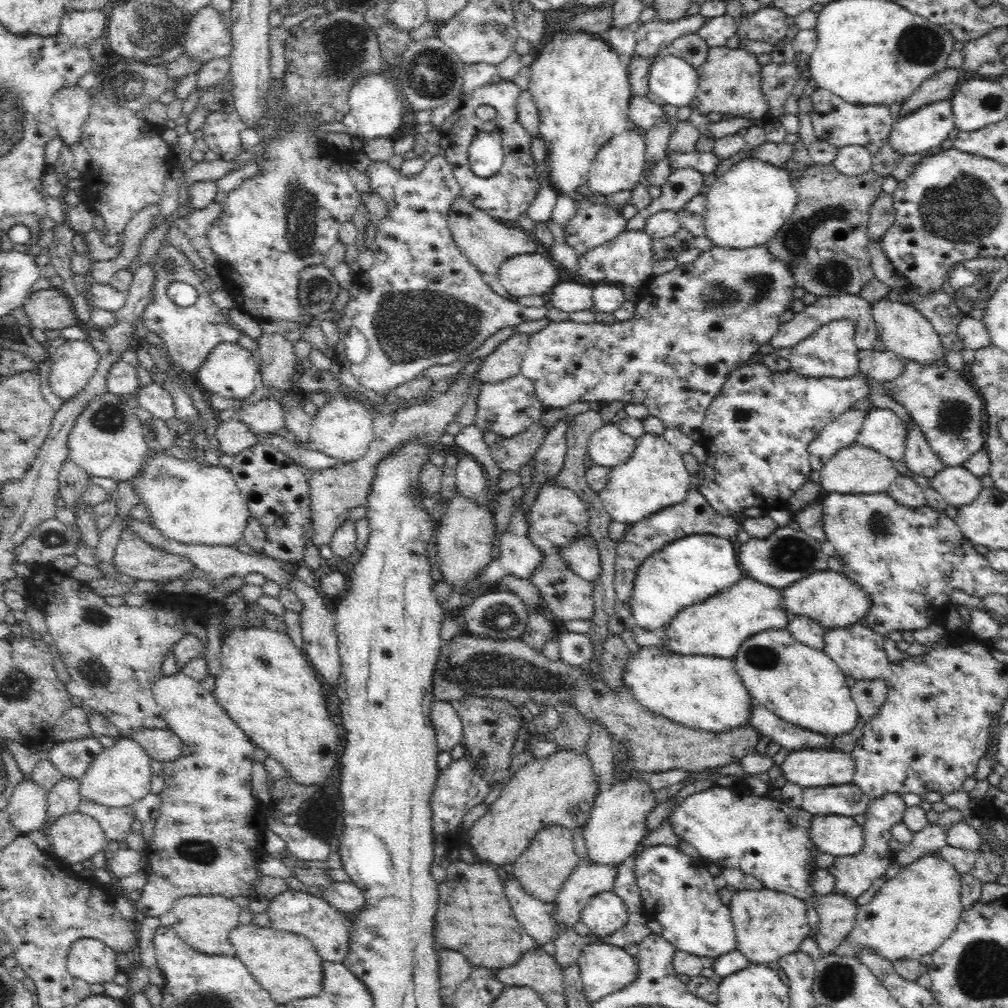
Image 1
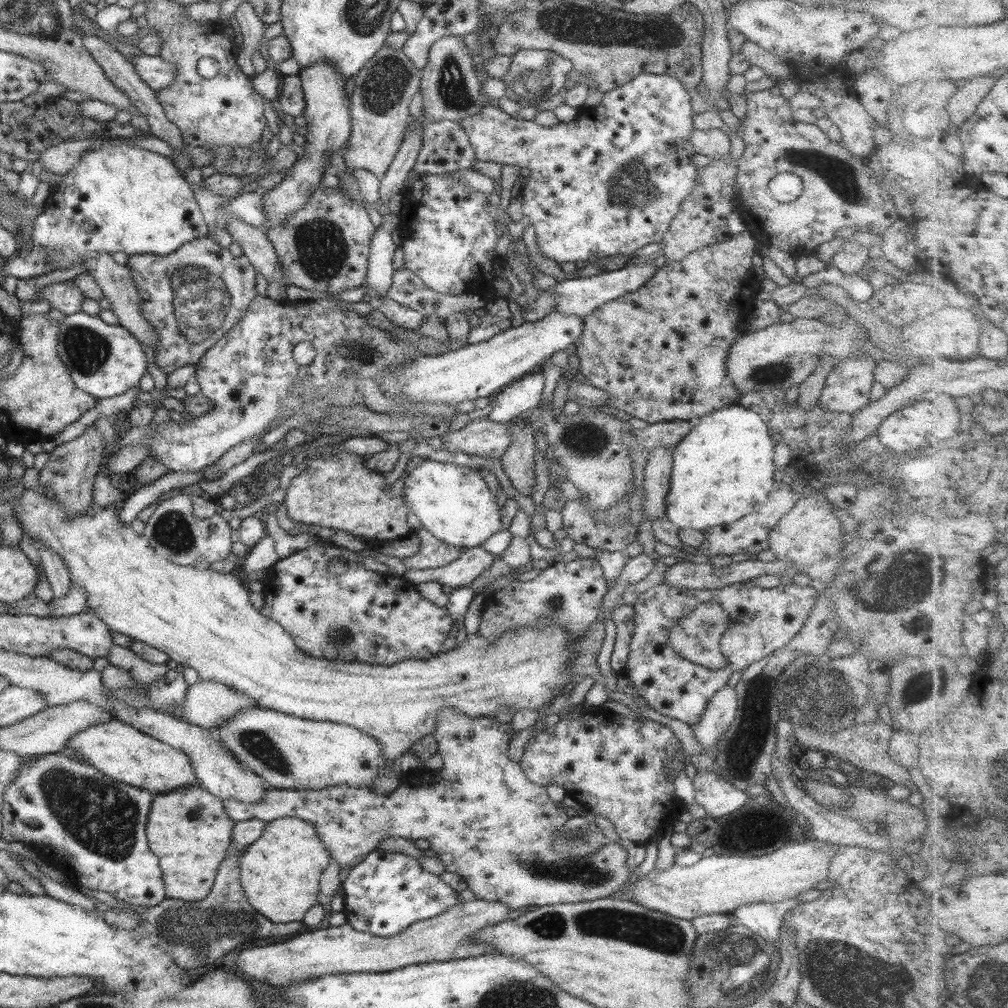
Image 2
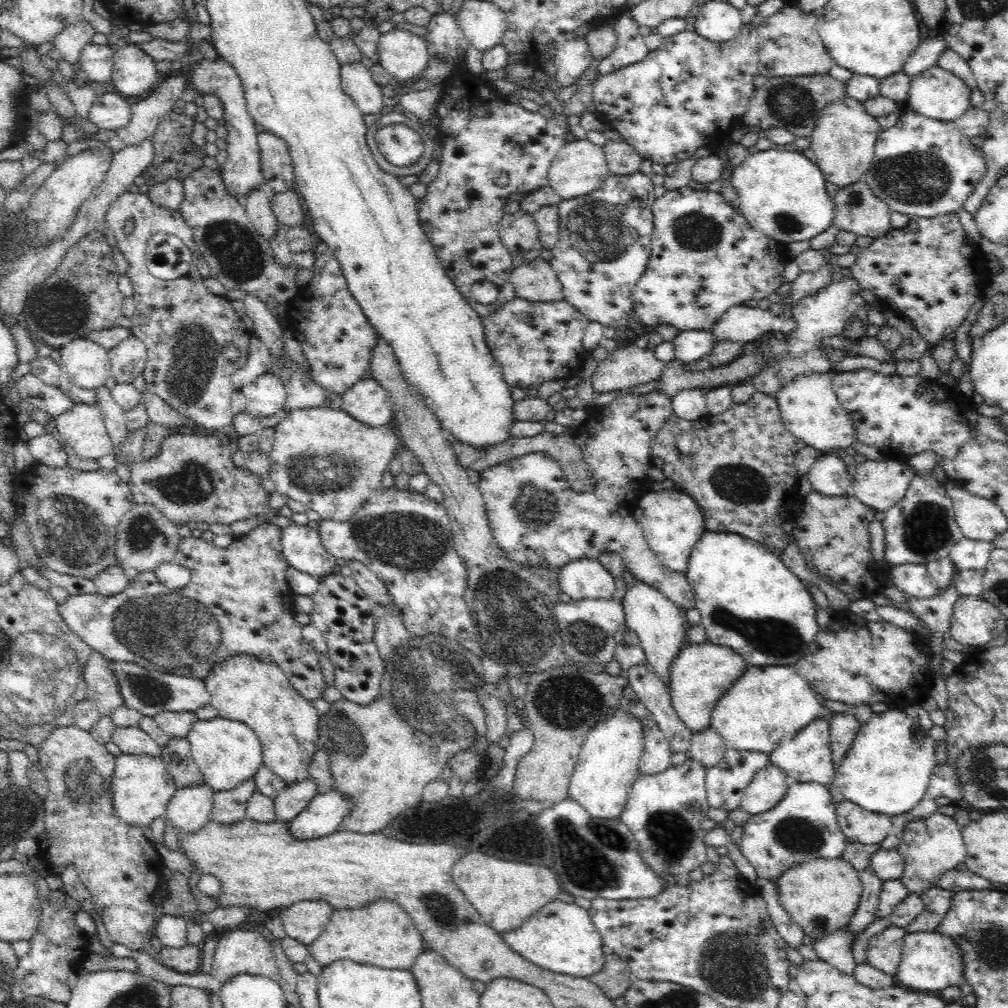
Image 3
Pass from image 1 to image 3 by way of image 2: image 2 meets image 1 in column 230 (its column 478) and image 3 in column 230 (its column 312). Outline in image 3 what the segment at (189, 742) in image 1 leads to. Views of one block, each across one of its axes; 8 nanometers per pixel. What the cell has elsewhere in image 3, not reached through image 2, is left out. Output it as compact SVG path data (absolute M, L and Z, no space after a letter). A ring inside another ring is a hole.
M252 776L229 791L215 792L209 822L227 827L246 819L248 800L256 790L256 781Z

